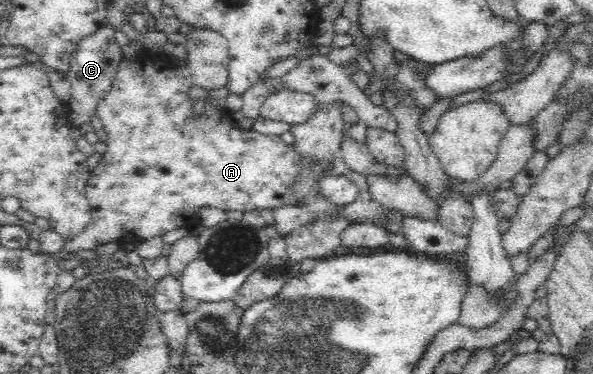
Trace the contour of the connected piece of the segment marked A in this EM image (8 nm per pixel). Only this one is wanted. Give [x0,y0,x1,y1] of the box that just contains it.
[64,29,306,252]

